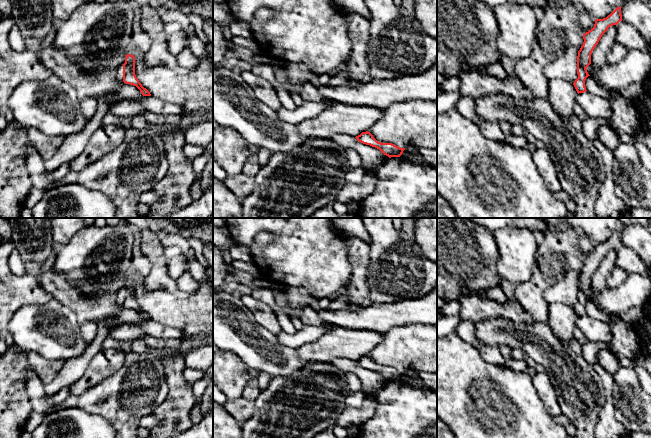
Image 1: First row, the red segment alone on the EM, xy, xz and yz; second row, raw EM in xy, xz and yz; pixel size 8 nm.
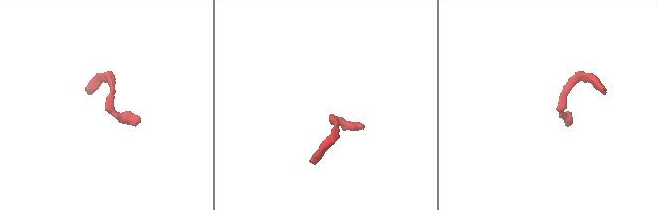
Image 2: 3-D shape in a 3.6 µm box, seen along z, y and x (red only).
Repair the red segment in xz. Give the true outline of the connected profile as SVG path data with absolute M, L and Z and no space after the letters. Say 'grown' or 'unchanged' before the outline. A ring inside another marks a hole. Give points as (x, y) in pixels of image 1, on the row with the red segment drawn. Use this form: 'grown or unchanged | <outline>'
unchanged | M366 131L355 137L359 142L370 145L379 149L384 155L391 157L400 157L405 148L400 148L392 143L381 143L378 142L373 135Z

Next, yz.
unchanged | M621 6L617 7L610 15L603 19L596 19L594 27L583 34L583 45L578 51L577 74L578 78L573 83L577 93L586 92L585 80L590 76L587 67L591 64L591 54L602 35L610 26L617 25L622 21Z

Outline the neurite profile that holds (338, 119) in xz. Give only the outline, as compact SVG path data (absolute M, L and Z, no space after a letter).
M335 103L315 118L296 125L304 139L330 138L335 134L353 137L366 132L382 116L383 109L373 106L350 106Z

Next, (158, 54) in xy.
M162 31L152 40L150 49L144 54L144 60L147 66L165 65L175 67L178 65L178 59L172 55L167 47L167 35Z

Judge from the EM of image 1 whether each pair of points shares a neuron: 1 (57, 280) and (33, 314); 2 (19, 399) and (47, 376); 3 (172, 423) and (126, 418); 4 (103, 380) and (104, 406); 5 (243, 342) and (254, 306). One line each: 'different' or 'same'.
1: different
2: different
3: different
4: same
5: different

